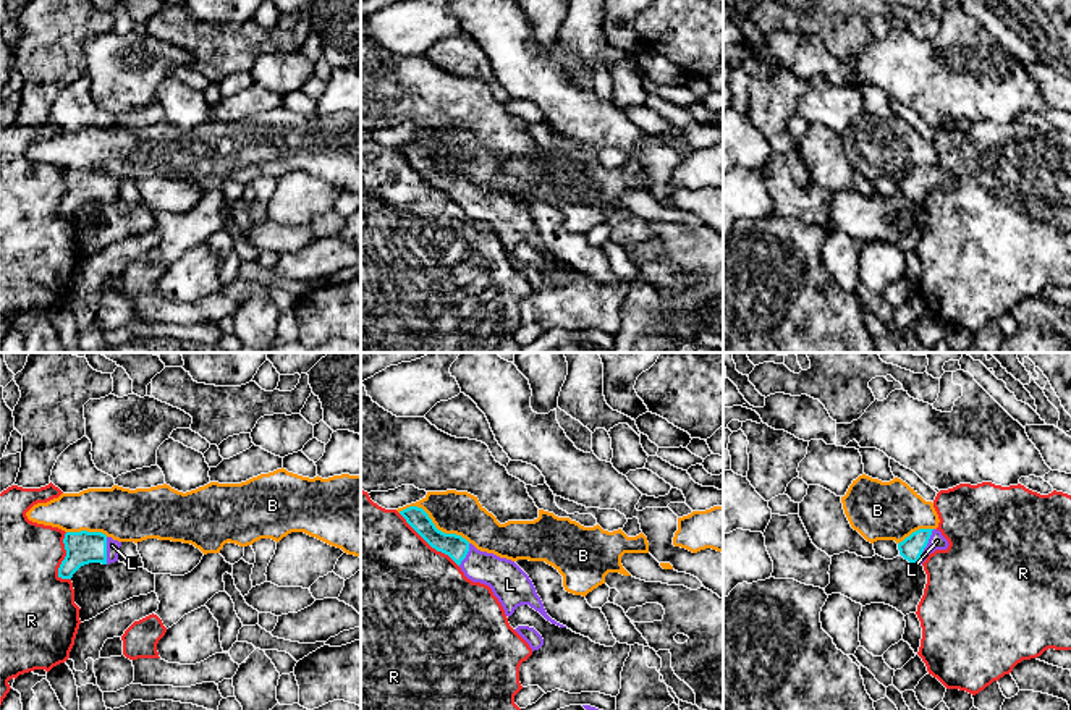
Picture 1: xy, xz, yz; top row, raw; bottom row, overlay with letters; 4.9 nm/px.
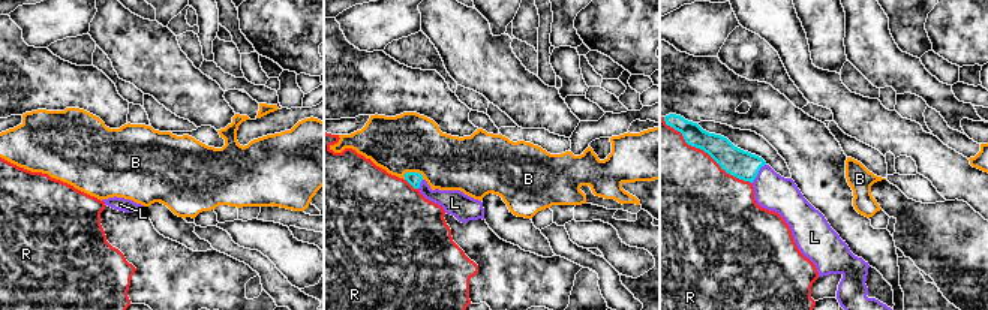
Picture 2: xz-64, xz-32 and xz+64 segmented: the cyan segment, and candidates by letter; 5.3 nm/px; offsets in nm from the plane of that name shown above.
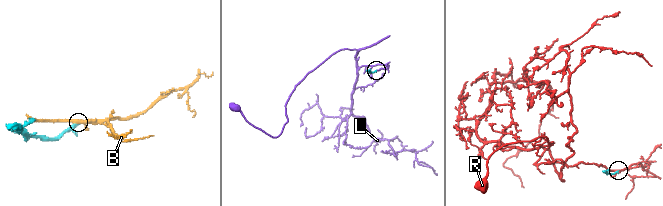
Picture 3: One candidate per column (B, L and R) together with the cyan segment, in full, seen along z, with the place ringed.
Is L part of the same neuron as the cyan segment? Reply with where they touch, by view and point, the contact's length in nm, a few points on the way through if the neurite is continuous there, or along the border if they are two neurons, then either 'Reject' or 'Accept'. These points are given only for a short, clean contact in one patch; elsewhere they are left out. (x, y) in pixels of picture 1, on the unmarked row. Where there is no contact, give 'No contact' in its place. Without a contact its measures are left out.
Touches cyan at yz (926, 183). Shared border 200 nm. Path across: yz (911, 186), (926, 183), (937, 178). Accept

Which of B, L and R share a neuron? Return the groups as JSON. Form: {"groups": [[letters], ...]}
{"groups": [["B"], ["L"], ["R"]]}

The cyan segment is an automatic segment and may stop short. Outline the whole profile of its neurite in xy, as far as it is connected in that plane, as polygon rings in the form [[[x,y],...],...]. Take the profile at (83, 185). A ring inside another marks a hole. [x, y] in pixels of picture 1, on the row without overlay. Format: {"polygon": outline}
{"polygon": [[[66,170],[65,176],[66,194],[58,205],[58,215],[71,217],[73,212],[84,202],[102,201],[110,202],[118,199],[121,180],[107,175],[102,170]]]}

